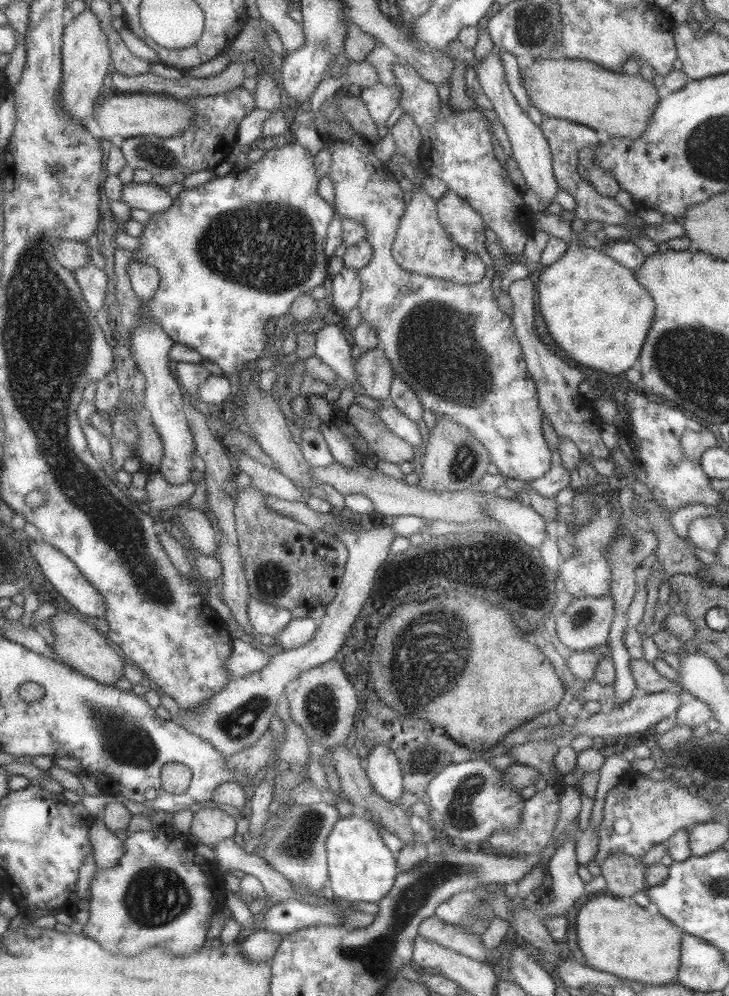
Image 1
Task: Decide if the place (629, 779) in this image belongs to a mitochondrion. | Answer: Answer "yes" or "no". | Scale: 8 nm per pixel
no

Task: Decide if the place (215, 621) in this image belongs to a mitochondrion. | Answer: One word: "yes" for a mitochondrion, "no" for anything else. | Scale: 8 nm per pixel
no

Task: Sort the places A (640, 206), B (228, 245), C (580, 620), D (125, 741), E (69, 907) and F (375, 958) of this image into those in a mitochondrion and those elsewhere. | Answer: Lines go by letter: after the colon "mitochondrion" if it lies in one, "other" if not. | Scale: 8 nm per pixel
A: other
B: mitochondrion
C: mitochondrion
D: mitochondrion
E: other
F: mitochondrion

